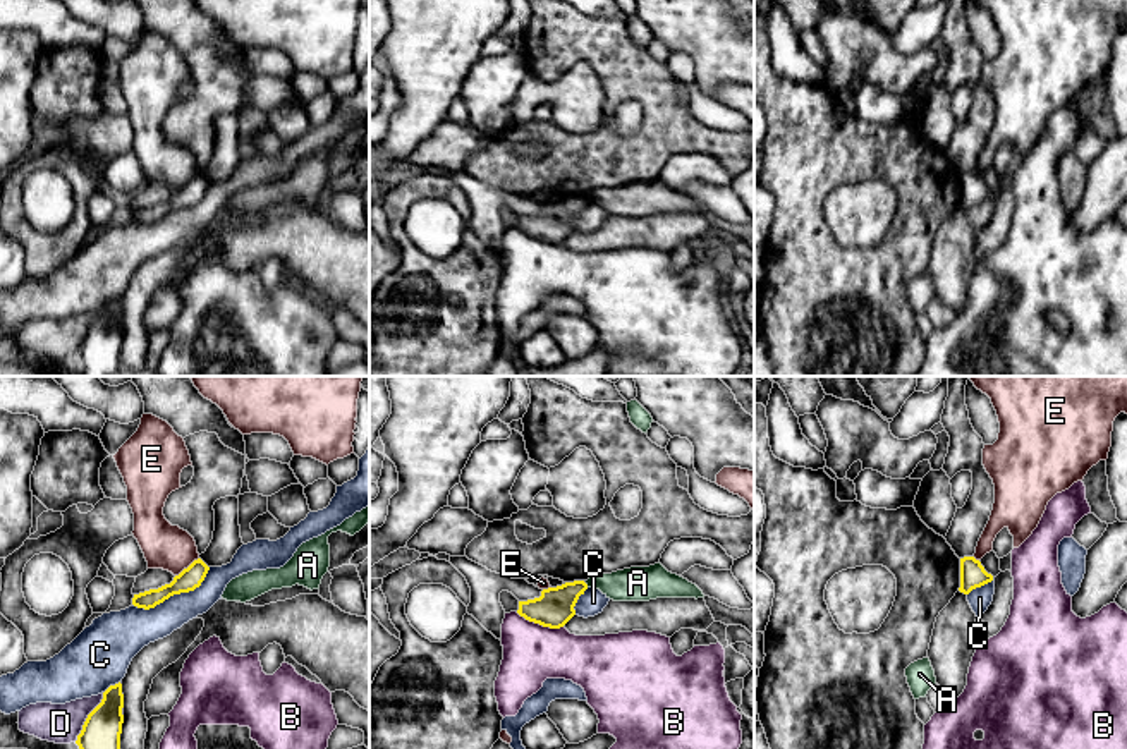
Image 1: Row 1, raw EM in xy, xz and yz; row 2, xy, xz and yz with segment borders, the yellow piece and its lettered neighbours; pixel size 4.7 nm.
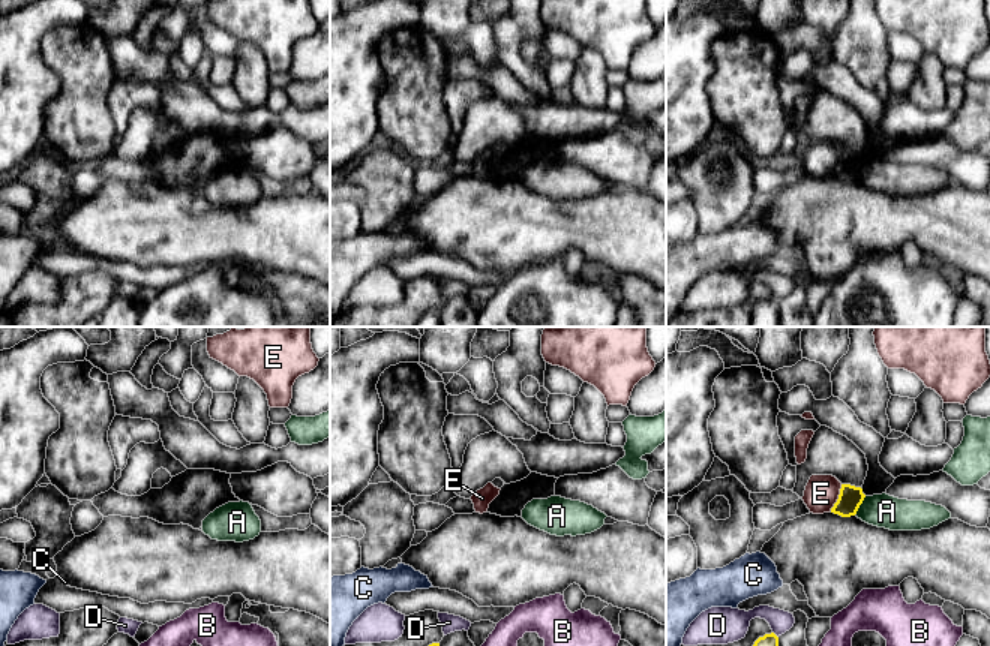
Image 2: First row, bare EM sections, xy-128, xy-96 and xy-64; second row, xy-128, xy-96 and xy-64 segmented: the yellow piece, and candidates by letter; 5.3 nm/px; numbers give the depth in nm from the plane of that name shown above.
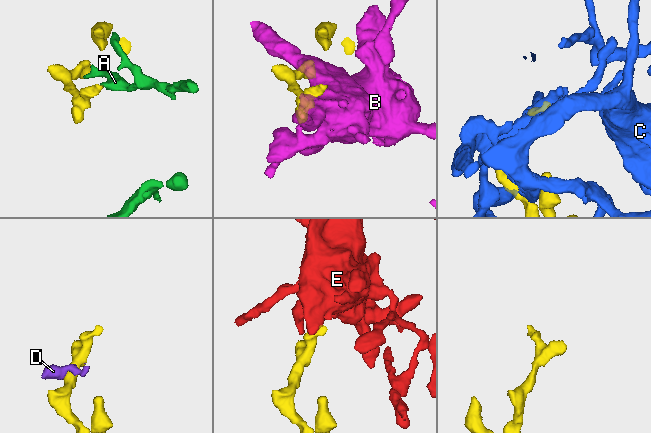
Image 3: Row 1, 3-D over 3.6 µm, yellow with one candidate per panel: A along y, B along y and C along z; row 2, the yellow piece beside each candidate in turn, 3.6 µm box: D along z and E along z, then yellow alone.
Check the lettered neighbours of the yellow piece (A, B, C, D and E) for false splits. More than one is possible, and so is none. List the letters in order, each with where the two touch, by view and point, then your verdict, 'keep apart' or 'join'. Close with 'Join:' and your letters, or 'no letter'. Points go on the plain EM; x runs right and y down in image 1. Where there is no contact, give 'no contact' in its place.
A: xz (586, 200) | keep apart
B: xz (540, 239) | keep apart
C: xy (174, 208) | keep apart
D: xy (88, 332) | keep apart
E: xy (188, 182) | keep apart
Join: no letter

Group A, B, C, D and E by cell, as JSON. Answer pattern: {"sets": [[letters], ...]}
{"sets": [["A", "D"], ["B"], ["C"], ["E"]]}

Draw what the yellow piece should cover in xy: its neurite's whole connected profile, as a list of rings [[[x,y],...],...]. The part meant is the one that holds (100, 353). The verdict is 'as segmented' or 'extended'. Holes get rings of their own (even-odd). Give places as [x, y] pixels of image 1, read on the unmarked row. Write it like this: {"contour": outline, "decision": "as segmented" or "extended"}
{"contour": [[[122,299],[110,301],[101,318],[88,330],[76,359],[82,376],[112,376],[120,368],[124,338]]], "decision": "as segmented"}

